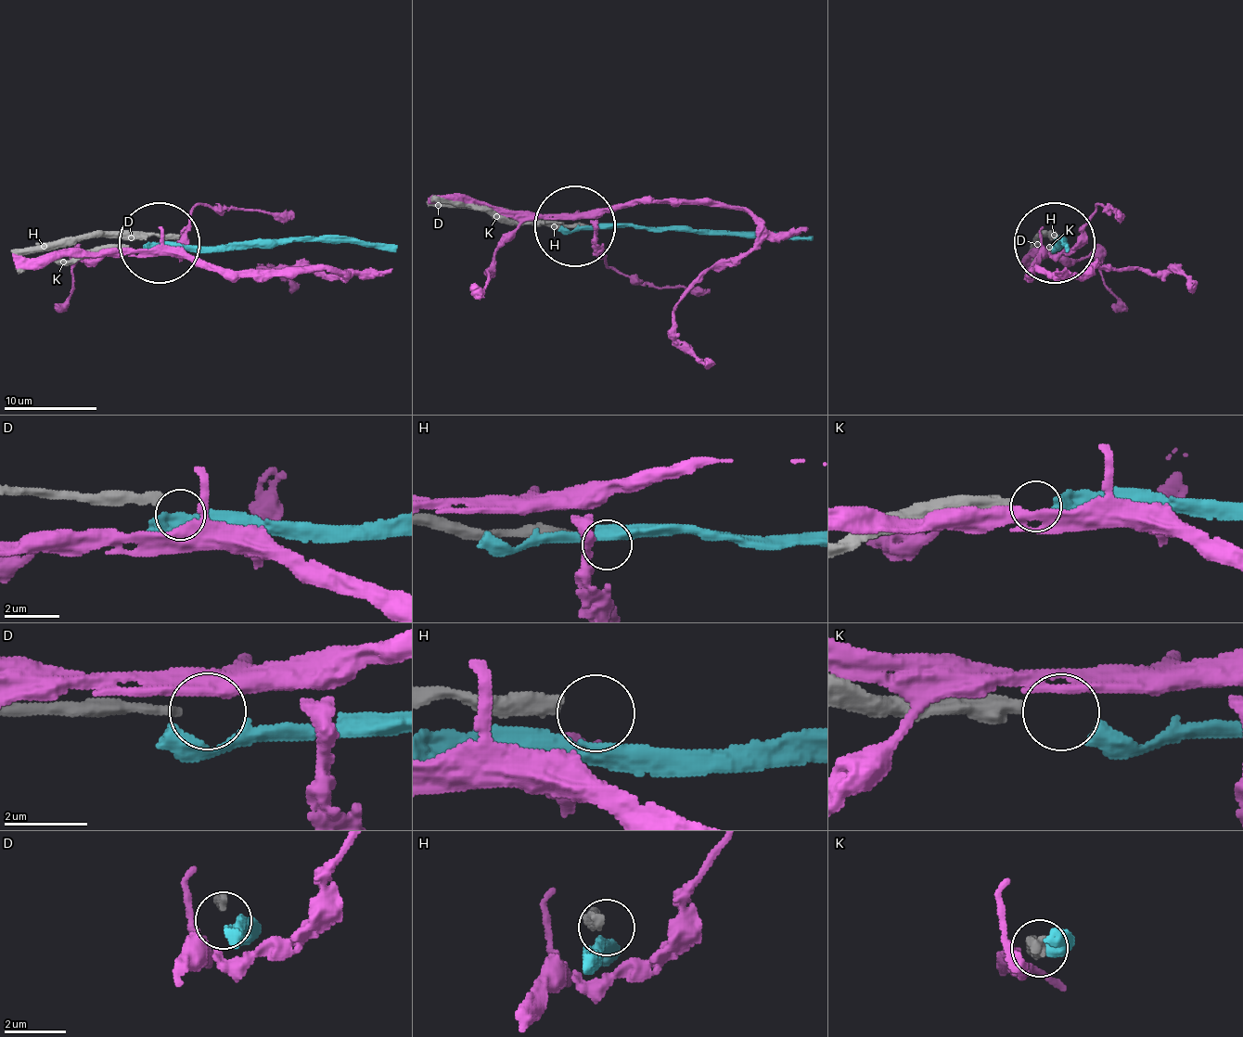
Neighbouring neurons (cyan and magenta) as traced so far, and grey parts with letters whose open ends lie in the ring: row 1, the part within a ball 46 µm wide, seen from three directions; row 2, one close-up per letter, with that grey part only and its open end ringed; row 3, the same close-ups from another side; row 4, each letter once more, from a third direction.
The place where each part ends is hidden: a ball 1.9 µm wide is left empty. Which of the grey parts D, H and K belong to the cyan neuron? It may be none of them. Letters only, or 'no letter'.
K

